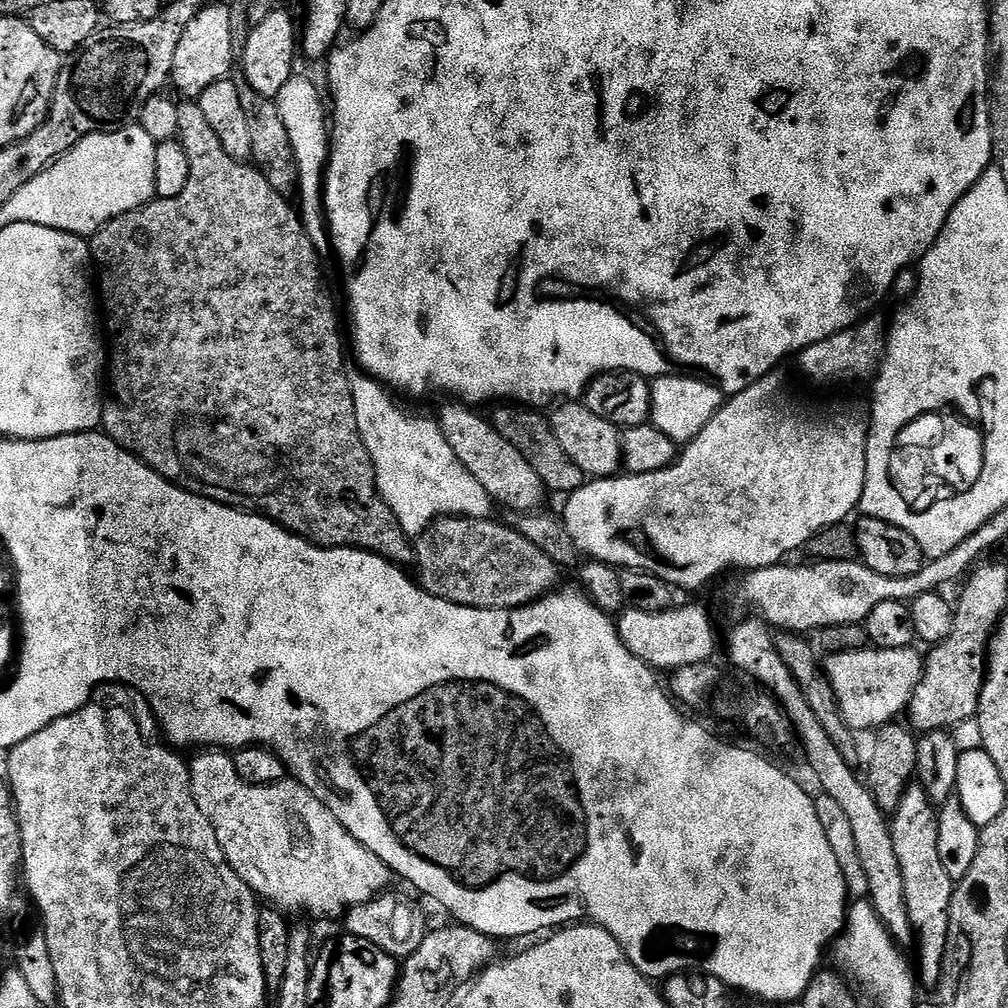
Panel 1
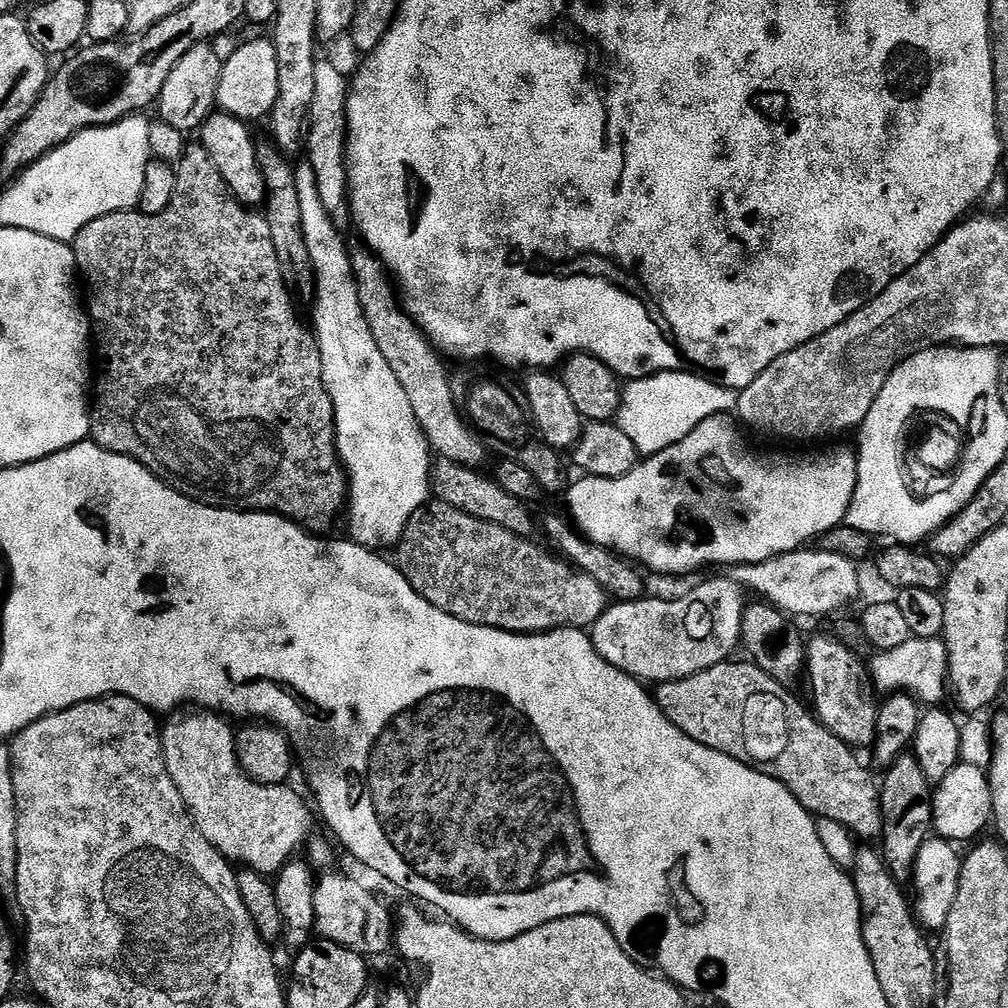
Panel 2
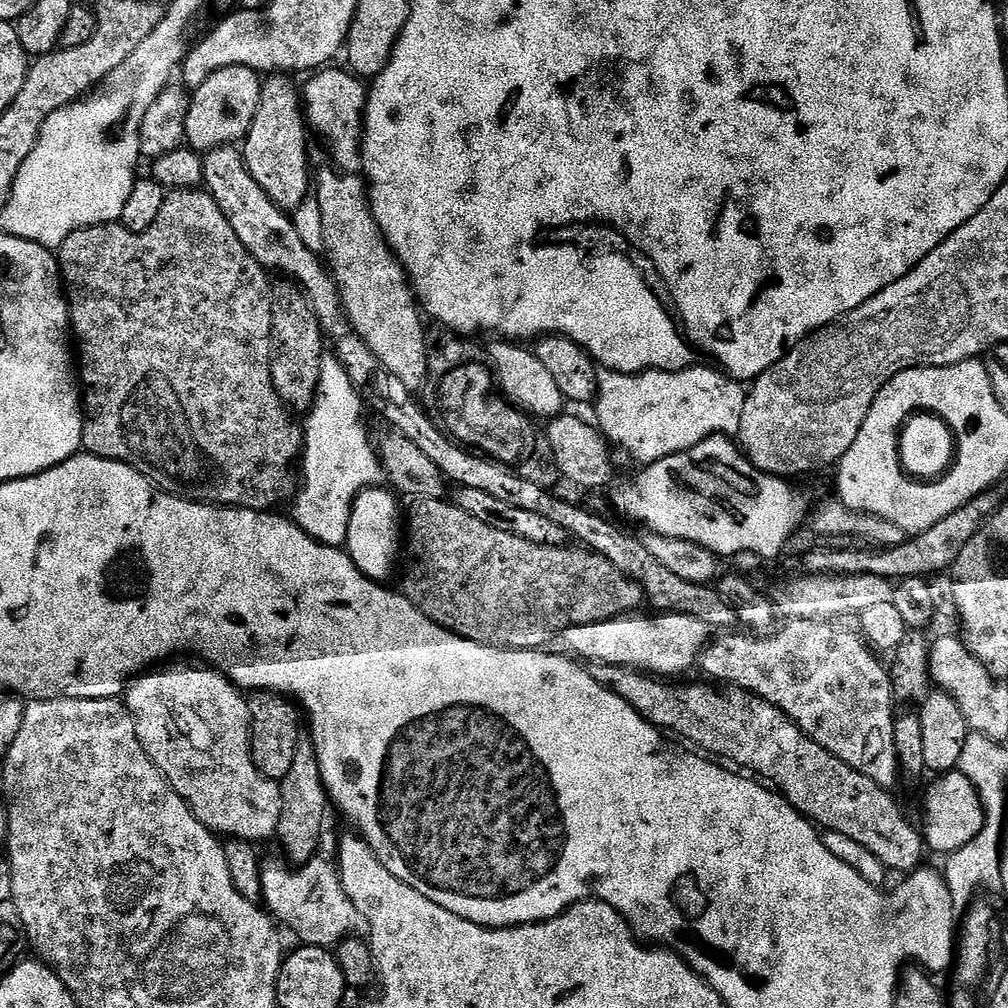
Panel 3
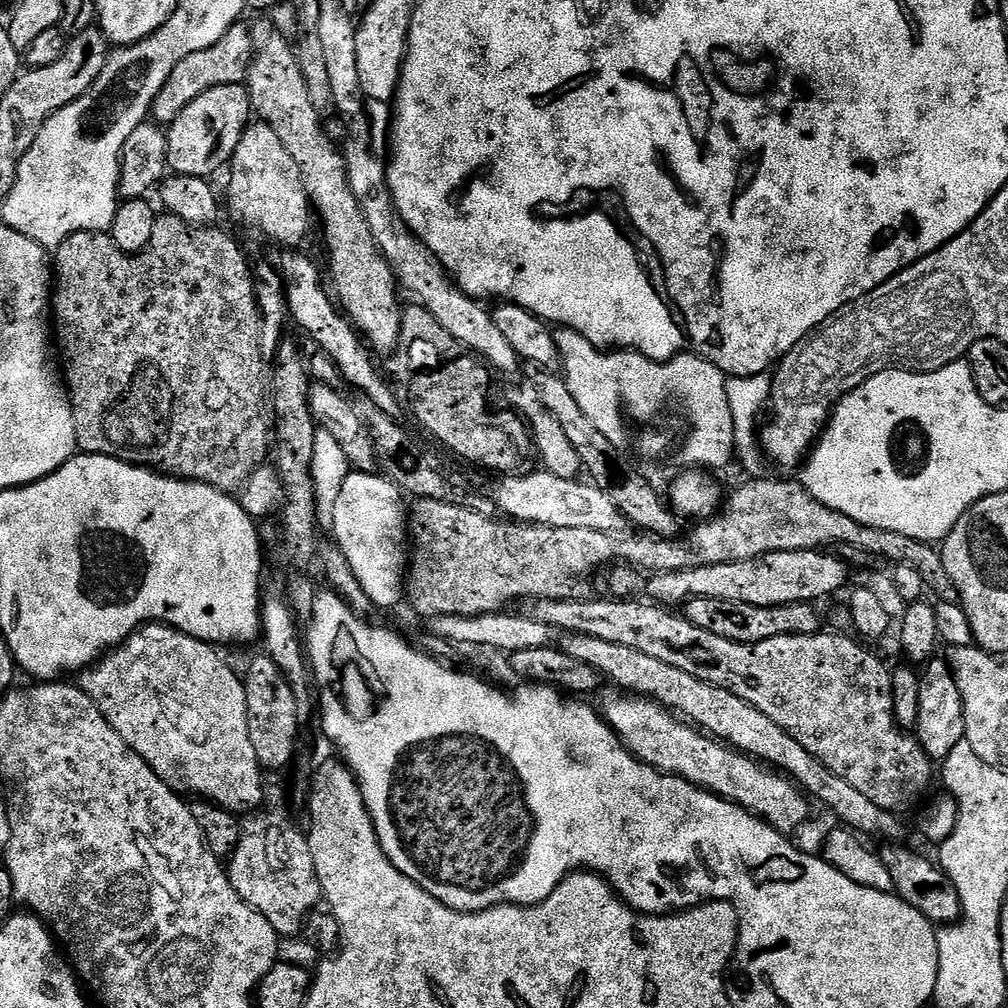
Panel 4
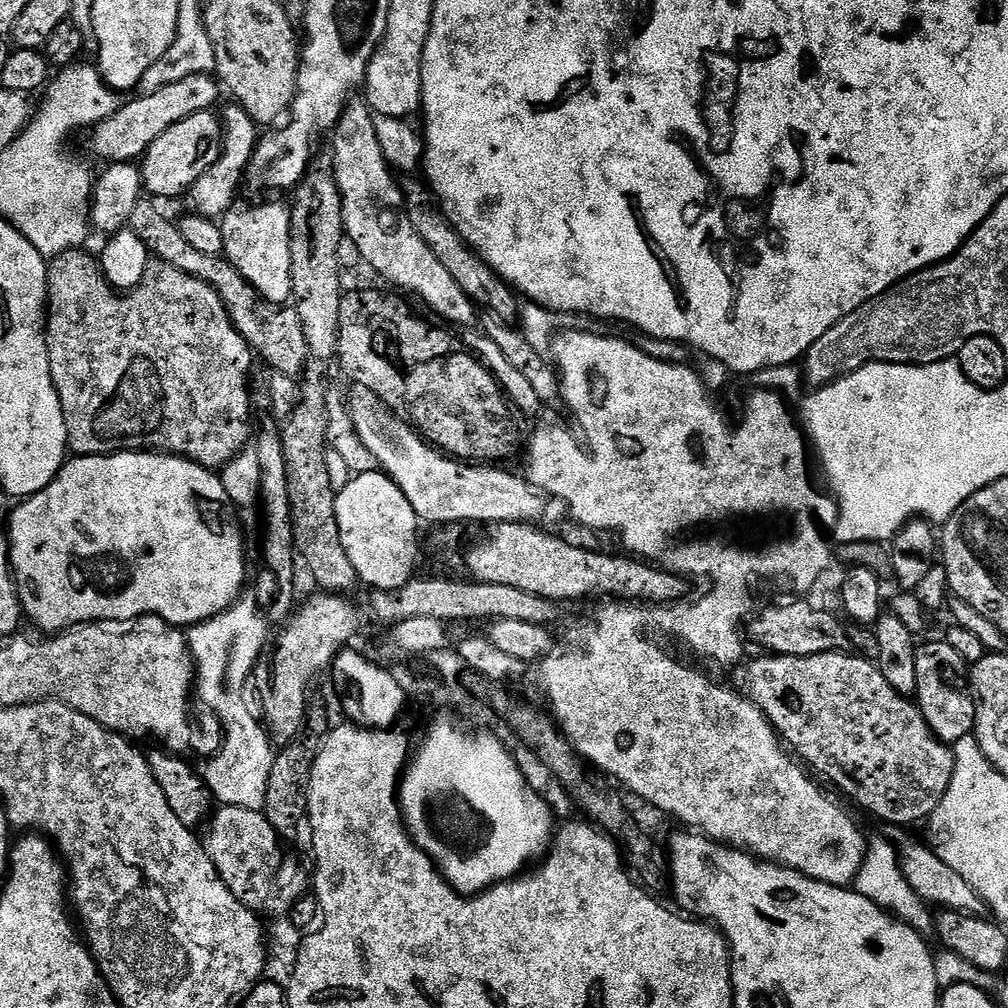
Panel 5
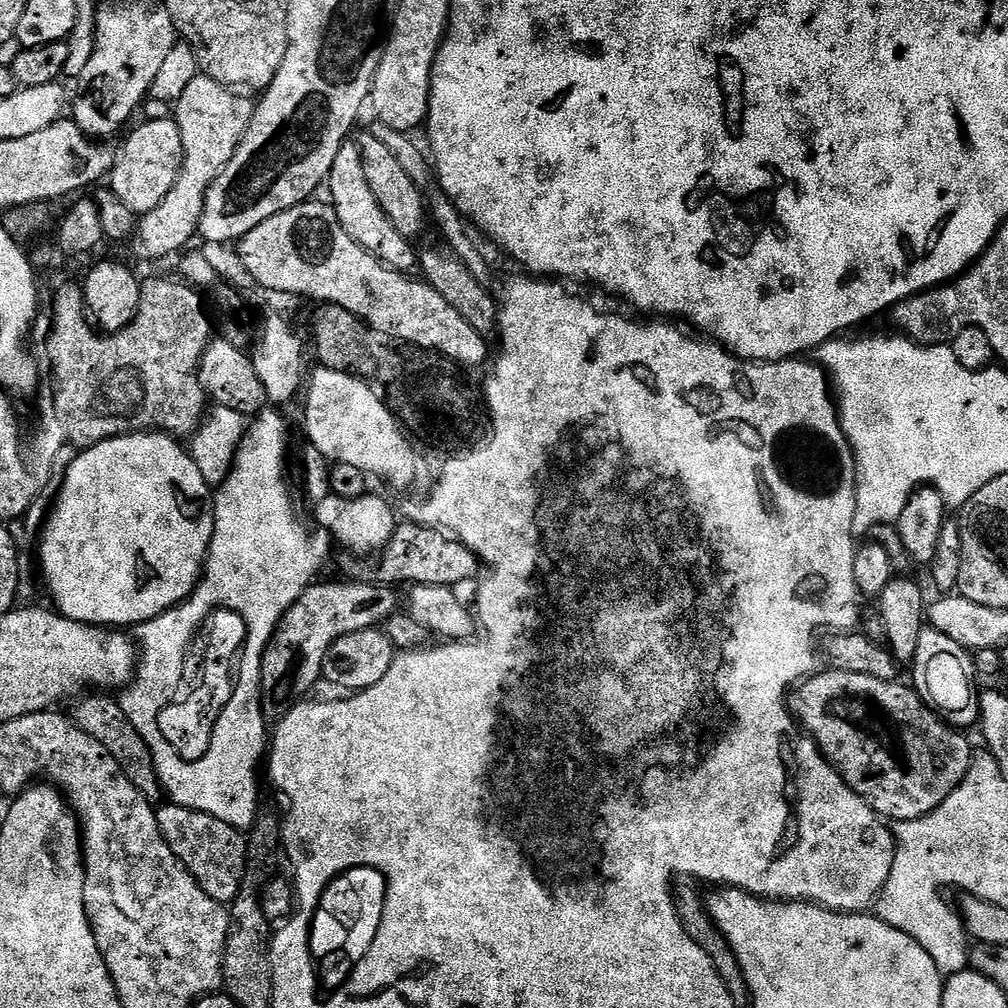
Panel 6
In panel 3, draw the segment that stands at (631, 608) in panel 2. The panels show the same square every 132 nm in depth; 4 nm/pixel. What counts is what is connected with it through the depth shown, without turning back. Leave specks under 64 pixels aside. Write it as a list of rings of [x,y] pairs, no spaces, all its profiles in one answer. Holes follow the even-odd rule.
[[[665,612],[640,615],[615,616],[613,620],[574,626],[564,632],[562,643],[569,648],[567,651],[573,657],[588,664],[613,664],[635,668],[638,672],[657,678],[676,678],[679,672],[686,671],[691,664],[693,667],[699,661],[701,652],[714,636],[710,625],[686,614]]]

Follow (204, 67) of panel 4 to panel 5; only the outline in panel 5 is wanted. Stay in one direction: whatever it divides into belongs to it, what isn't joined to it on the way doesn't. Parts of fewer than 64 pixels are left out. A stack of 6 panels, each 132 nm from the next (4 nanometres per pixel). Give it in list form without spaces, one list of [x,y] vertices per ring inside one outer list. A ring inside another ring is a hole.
[[[209,73],[194,74],[190,78],[174,80],[153,92],[145,91],[137,100],[121,103],[118,111],[109,120],[102,121],[91,129],[92,152],[104,162],[136,162],[143,157],[157,138],[162,138],[170,126],[198,114],[215,109],[216,99],[222,96],[222,88]]]

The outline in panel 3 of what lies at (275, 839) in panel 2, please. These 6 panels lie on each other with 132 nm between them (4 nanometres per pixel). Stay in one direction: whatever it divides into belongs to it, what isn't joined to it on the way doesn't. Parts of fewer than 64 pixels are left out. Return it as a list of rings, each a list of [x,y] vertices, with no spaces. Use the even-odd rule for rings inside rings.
[[[176,664],[173,668],[164,667],[168,666],[135,677],[122,697],[132,715],[142,750],[146,750],[156,769],[190,806],[198,822],[205,824],[211,832],[233,840],[271,841],[282,808],[280,785],[277,781],[264,779],[252,761],[252,723],[245,693],[211,666],[195,668],[192,664]]]

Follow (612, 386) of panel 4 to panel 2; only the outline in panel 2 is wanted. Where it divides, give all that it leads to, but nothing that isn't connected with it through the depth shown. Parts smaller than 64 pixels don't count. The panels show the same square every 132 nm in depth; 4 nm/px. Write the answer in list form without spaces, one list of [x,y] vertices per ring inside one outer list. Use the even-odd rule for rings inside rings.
[[[691,371],[660,372],[657,376],[627,381],[618,413],[618,427],[630,442],[634,442],[641,457],[656,456],[682,442],[682,438],[706,418],[735,411],[738,400],[737,389],[722,387],[703,375]]]

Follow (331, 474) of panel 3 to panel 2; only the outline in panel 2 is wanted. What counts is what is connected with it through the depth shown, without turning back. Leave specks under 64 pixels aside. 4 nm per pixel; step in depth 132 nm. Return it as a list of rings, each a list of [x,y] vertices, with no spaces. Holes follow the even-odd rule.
[[[302,184],[302,234],[306,234],[306,250],[310,250],[312,273],[316,275],[316,299],[310,308],[310,324],[322,358],[324,385],[336,411],[336,451],[340,453],[350,485],[346,512],[352,517],[348,520],[347,535],[363,548],[392,550],[400,543],[412,515],[429,503],[433,495],[434,453],[414,414],[414,406],[410,406],[410,398],[406,398],[406,390],[402,390],[402,382],[398,382],[398,374],[390,370],[390,362],[382,358],[382,350],[378,350],[378,342],[374,342],[358,298],[350,248],[344,245],[341,229],[336,227],[322,204],[318,186],[312,188],[310,184]]]

